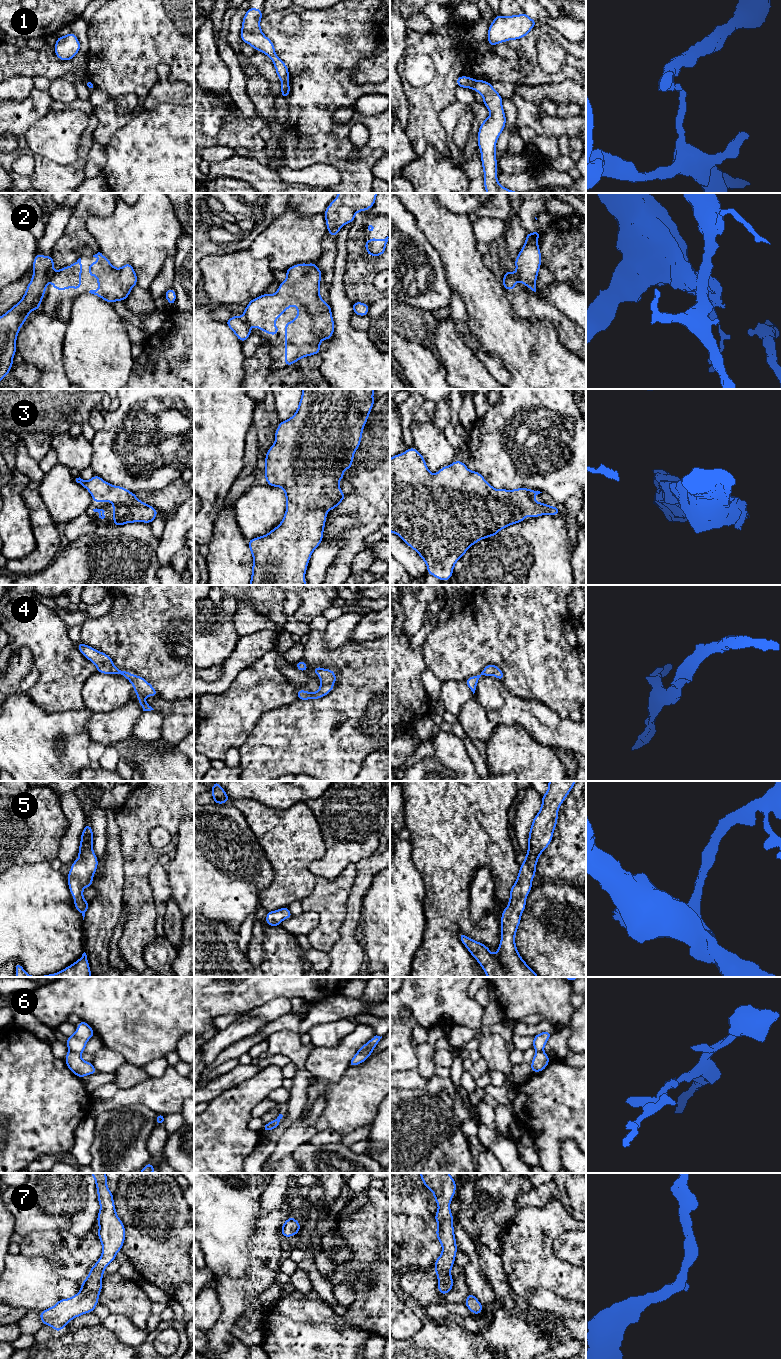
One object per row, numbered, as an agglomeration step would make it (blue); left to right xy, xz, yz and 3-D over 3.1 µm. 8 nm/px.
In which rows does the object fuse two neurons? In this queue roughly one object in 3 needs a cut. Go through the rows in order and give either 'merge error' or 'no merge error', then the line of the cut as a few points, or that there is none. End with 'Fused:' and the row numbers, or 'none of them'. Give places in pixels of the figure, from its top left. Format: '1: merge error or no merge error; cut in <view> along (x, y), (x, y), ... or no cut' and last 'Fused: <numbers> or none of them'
1: merge error; cut in yz along (475, 80), (472, 88)
2: merge error; cut in xz along (242, 317), (250, 327)
3: no merge error; no cut
4: no merge error; no cut
5: no merge error; no cut
6: merge error; cut in xy along (69, 1049), (79, 1054)
7: no merge error; no cut
Fused: 1, 2, 6

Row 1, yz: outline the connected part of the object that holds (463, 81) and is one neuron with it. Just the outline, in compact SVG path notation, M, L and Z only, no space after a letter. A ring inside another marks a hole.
M462 75L456 79L457 85L461 88L473 89L474 88L474 82L475 82L475 80L473 78L467 77L464 75Z

